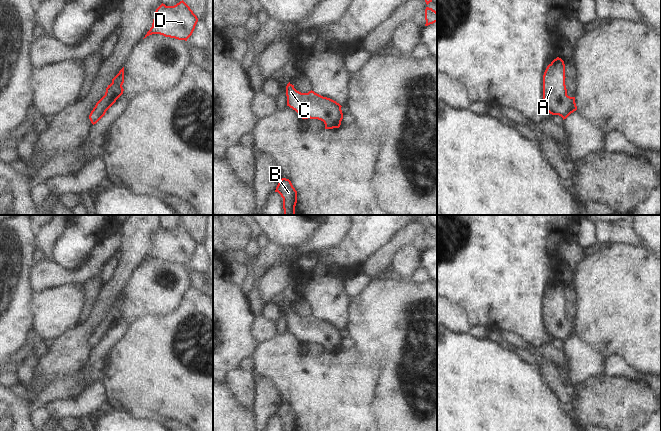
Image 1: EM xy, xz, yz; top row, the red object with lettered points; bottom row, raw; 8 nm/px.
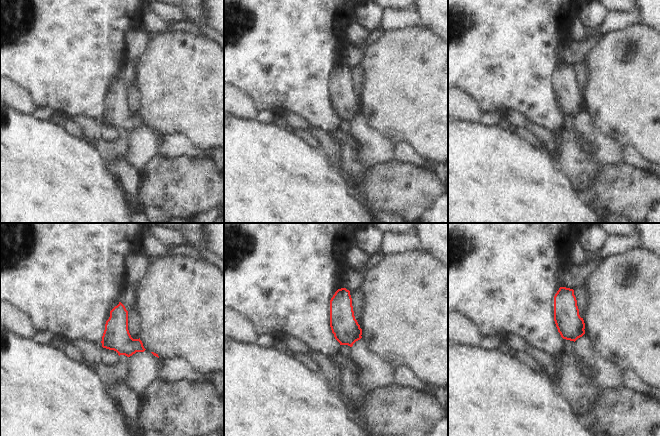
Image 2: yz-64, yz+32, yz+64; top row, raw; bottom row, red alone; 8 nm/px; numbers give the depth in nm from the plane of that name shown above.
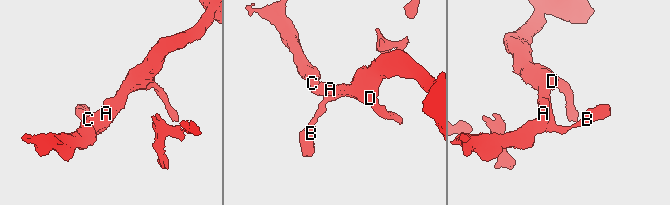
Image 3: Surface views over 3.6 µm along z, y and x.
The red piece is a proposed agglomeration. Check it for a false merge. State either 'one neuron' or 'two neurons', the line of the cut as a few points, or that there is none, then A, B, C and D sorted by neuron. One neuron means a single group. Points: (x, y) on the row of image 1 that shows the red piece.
one neuron; cut none; groups A B C D

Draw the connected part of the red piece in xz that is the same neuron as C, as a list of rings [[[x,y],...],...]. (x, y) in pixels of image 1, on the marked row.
[[[290,82],[286,86],[287,106],[295,110],[302,119],[318,119],[324,122],[325,129],[339,128],[343,119],[341,105],[336,101],[323,97],[314,91],[301,93],[294,88]]]

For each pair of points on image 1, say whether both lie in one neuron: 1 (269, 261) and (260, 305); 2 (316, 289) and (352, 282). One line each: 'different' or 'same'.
1: same
2: different

